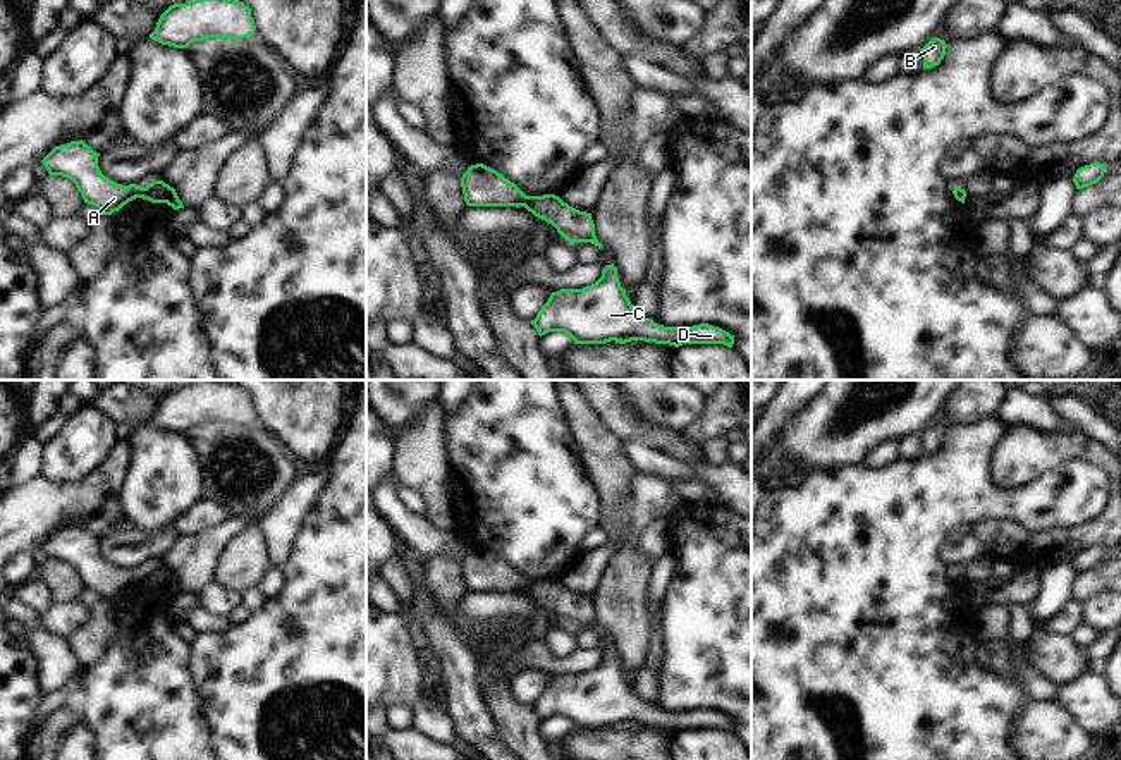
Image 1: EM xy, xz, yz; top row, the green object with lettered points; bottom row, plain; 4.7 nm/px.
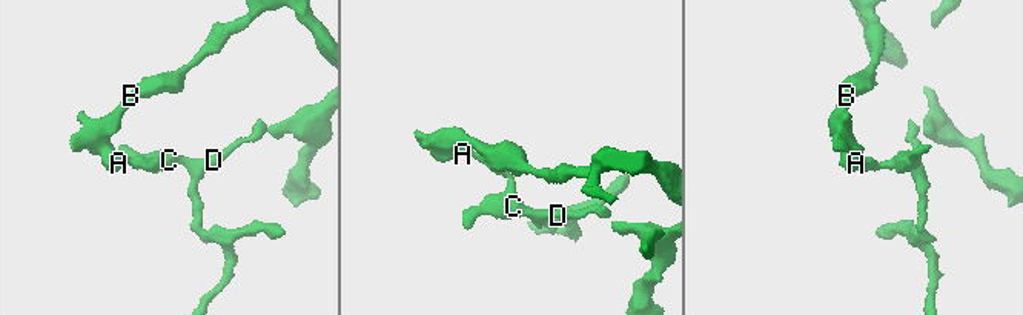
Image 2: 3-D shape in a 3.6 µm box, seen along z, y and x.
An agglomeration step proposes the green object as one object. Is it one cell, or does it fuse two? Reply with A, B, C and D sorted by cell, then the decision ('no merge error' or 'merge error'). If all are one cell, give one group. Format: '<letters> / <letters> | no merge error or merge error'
A B / C D | merge error

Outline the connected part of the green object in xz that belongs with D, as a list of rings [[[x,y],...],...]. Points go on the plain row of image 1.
[[[607,650],[602,662],[583,674],[552,677],[536,703],[538,720],[564,717],[574,729],[626,729],[645,726],[679,732],[683,729],[724,729],[732,732],[734,720],[700,708],[693,712],[664,712],[641,702],[631,690],[617,664],[617,653]]]

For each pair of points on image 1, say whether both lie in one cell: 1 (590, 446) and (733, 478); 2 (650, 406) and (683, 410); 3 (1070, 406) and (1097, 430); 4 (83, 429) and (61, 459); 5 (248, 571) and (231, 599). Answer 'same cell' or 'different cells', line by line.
1: different cells
2: same cell
3: same cell
4: same cell
5: different cells

